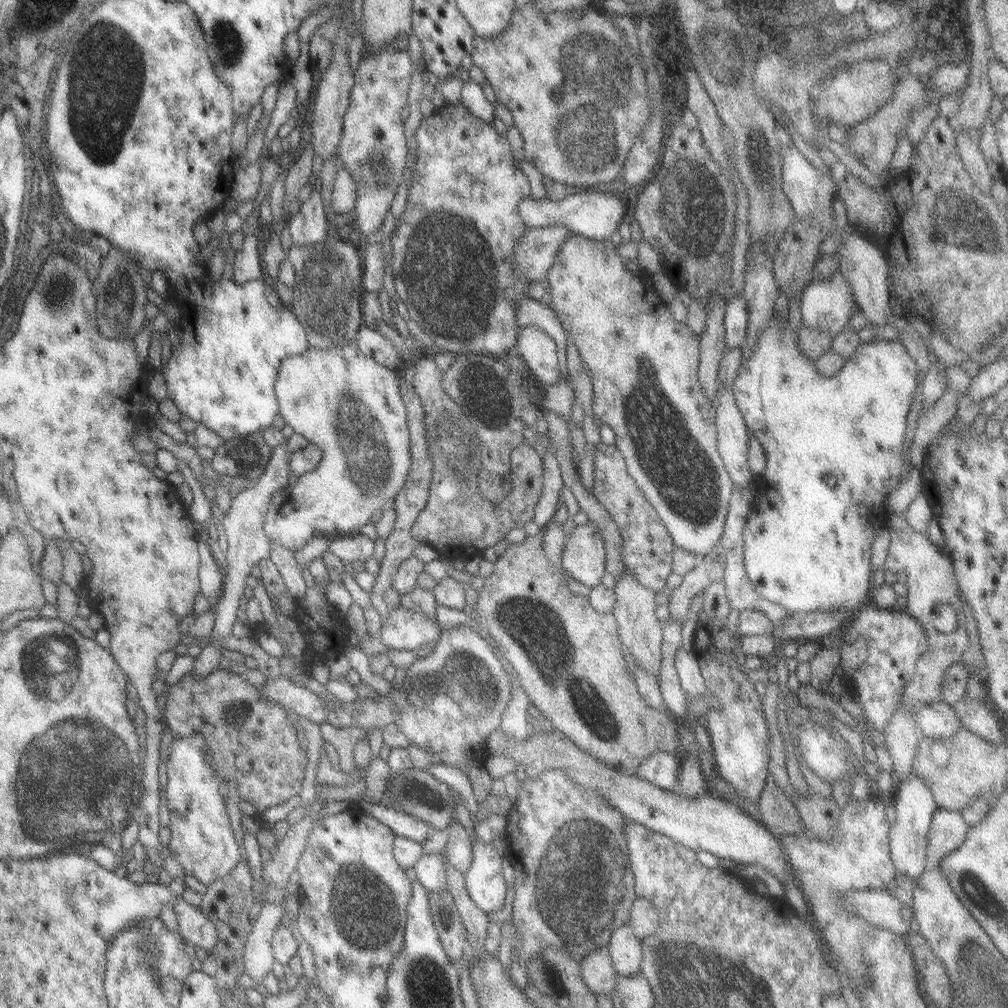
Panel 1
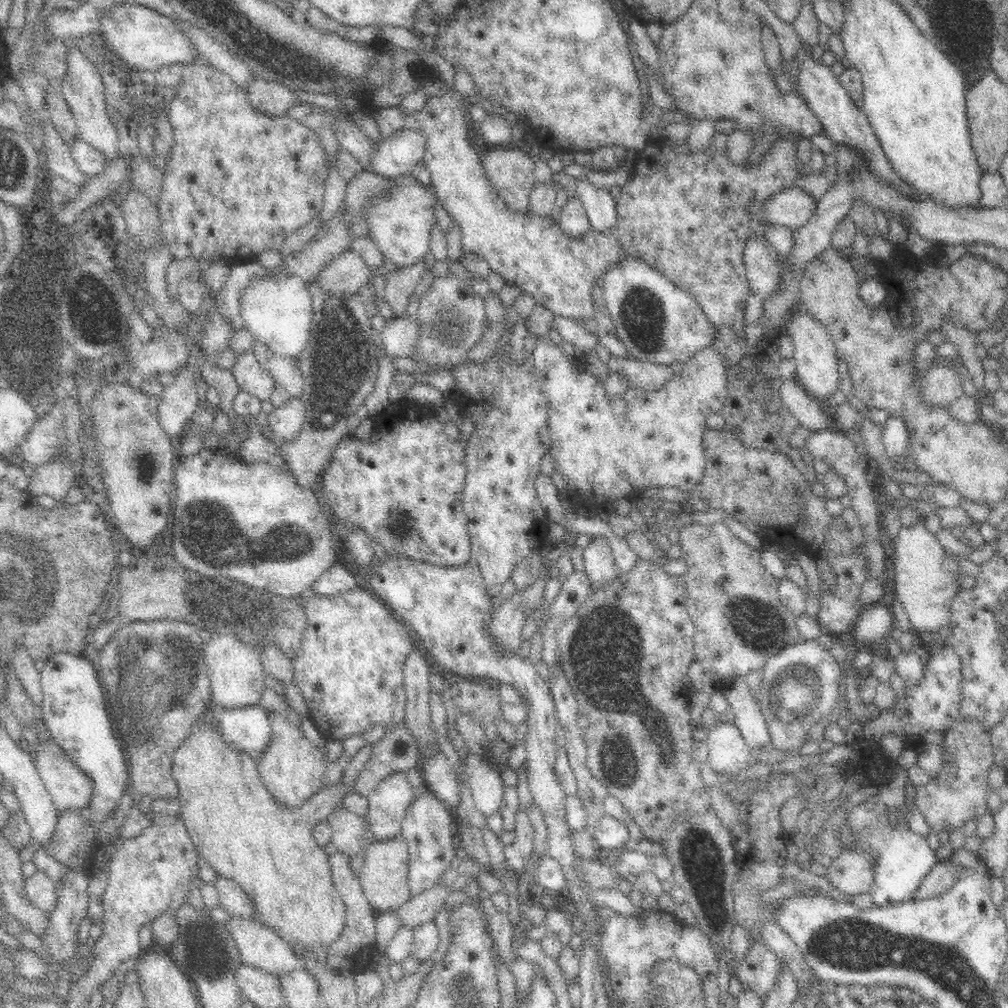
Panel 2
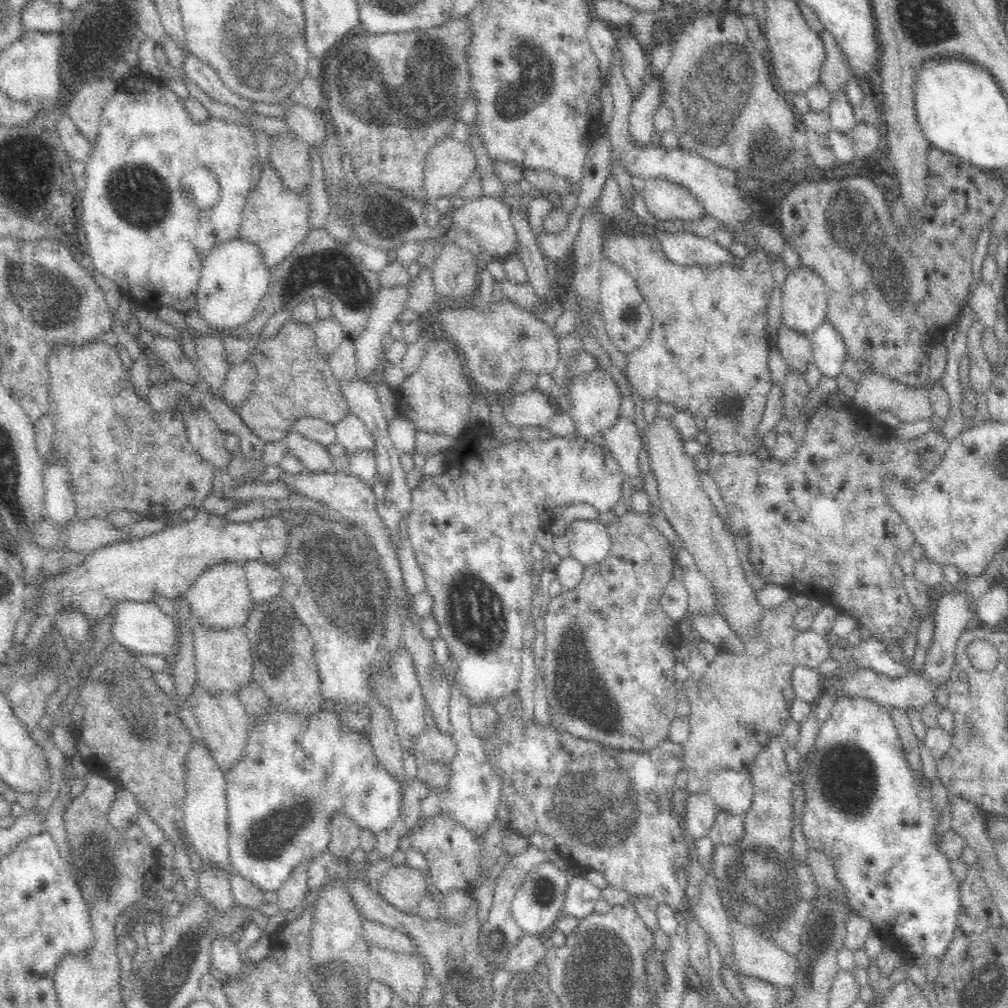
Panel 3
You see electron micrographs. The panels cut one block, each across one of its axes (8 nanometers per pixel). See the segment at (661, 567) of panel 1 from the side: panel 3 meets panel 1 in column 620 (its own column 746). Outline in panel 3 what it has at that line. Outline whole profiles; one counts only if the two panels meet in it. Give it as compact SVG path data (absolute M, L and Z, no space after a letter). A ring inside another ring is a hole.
M820 404L818 408L812 412L812 418L807 421L807 430L801 444L798 445L798 458L792 460L790 464L782 466L780 472L776 472L774 476L768 476L764 482L764 472L761 469L761 460L755 456L731 456L730 454L712 453L709 456L709 468L707 474L714 480L718 493L724 501L726 507L726 518L724 518L725 528L729 534L737 538L747 538L749 540L747 547L748 563L752 567L752 571L758 576L761 576L768 585L781 585L784 590L792 590L792 594L802 592L806 594L806 584L810 584L813 589L813 605L818 606L822 603L827 603L837 608L839 611L849 613L853 616L859 626L866 628L870 632L870 637L876 639L878 643L884 645L884 649L892 655L892 651L888 649L888 645L899 647L908 635L910 628L910 620L916 617L916 607L909 600L904 583L900 562L907 553L911 552L911 548L915 543L913 533L908 529L908 526L900 519L900 515L886 503L886 497L882 493L883 479L885 475L894 475L908 487L914 488L918 484L922 484L938 466L940 466L948 448L950 448L950 440L944 435L943 428L931 428L924 436L908 441L908 439L897 438L890 427L877 425L875 428L860 428L860 424L856 424L848 412L844 410L834 410L827 404Z

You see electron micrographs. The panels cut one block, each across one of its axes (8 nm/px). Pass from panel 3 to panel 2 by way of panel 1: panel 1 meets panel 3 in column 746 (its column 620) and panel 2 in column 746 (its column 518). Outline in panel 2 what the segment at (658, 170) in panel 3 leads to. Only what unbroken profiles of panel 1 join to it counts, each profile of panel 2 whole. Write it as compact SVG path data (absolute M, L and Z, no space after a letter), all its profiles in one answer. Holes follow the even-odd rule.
M799 186L786 188L774 195L767 202L748 202L743 210L758 225L780 225L793 230L804 226L814 213L815 204Z

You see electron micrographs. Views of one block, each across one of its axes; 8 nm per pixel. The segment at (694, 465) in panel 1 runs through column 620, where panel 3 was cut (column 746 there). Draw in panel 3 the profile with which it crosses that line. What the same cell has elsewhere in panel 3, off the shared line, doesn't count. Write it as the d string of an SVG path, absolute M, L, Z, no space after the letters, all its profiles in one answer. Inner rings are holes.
M615 233L603 242L603 254L606 261L620 265L626 269L636 283L636 288L640 291L642 299L648 303L650 313L652 313L652 324L644 344L640 348L626 353L627 356L627 380L632 386L632 391L636 391L638 397L645 400L654 400L660 404L672 405L676 410L688 412L695 421L697 430L708 435L710 443L708 449L712 453L730 454L731 456L755 456L764 445L764 435L758 433L758 426L764 416L767 397L771 392L774 380L768 367L768 353L771 350L766 334L766 308L774 286L774 279L770 264L766 261L765 251L752 250L751 255L740 258L732 263L720 262L720 264L678 264L666 258L662 250L658 236L631 236Z

